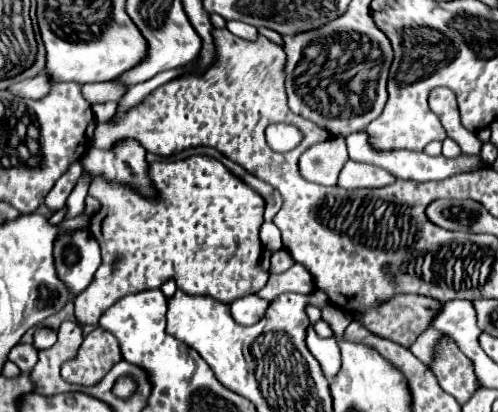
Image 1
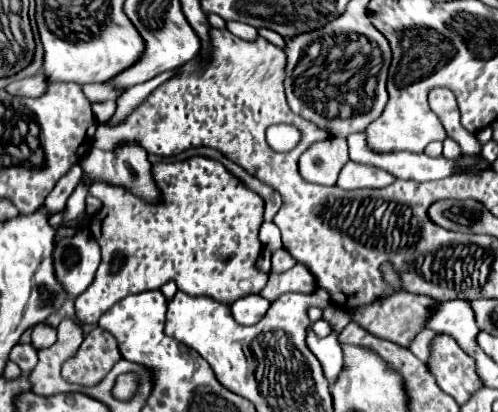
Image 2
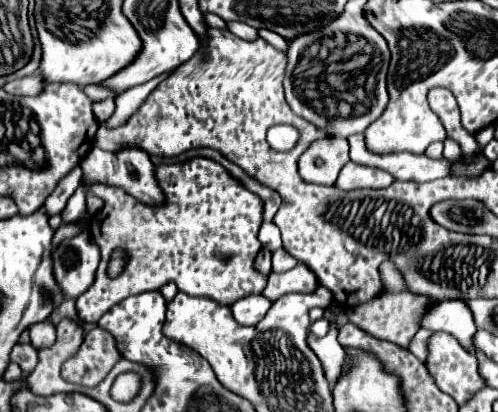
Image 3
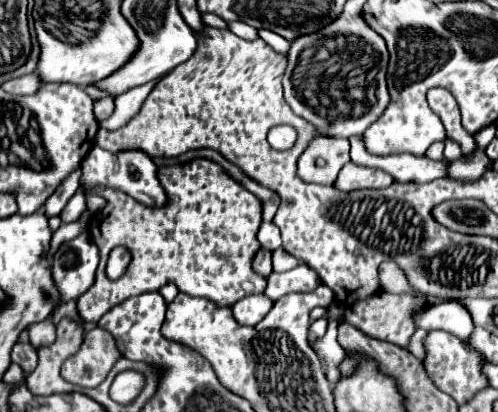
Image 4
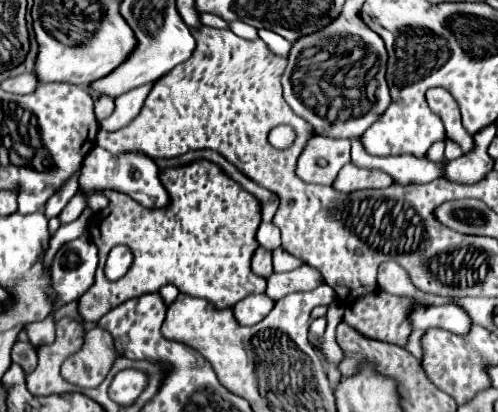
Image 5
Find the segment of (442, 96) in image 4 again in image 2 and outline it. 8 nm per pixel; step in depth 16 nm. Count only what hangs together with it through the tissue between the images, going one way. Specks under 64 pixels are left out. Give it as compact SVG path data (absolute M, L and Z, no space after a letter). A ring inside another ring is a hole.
M434 88L428 94L428 102L432 112L442 120L448 138L456 140L462 148L464 156L474 156L480 152L480 144L474 134L470 134L462 124L460 124L460 112L454 94L448 88Z

